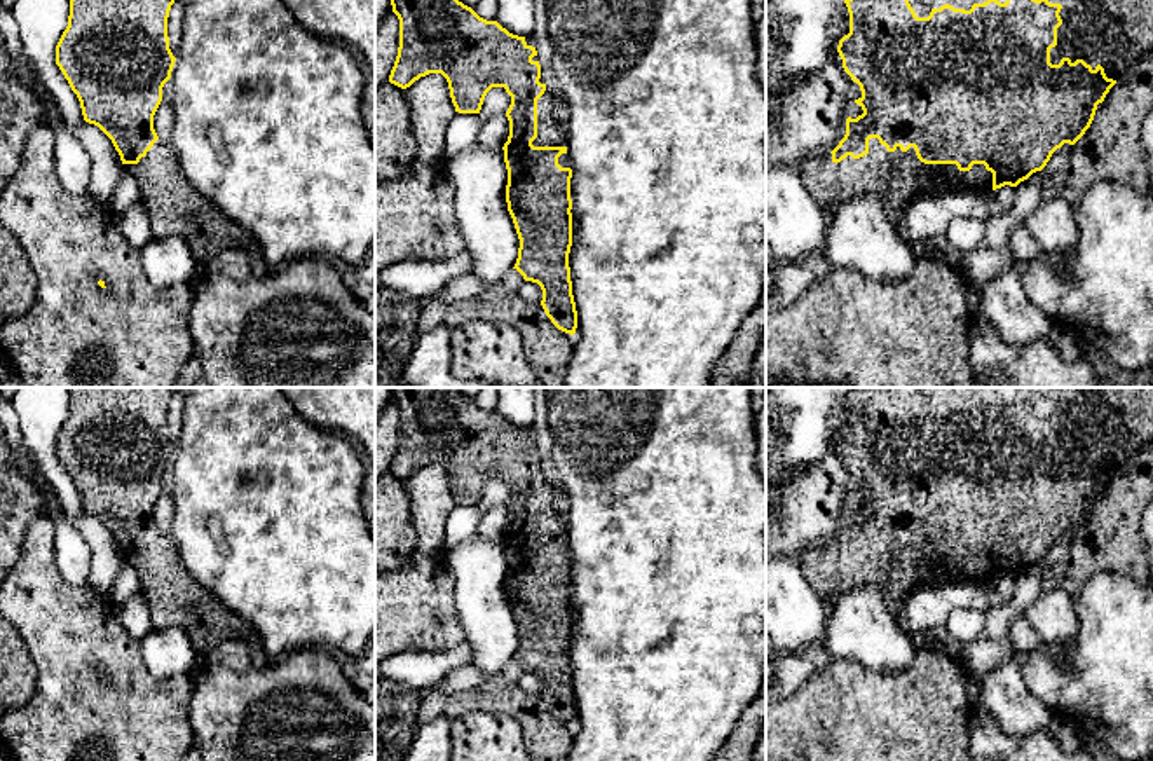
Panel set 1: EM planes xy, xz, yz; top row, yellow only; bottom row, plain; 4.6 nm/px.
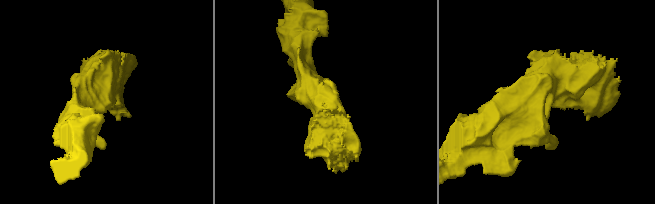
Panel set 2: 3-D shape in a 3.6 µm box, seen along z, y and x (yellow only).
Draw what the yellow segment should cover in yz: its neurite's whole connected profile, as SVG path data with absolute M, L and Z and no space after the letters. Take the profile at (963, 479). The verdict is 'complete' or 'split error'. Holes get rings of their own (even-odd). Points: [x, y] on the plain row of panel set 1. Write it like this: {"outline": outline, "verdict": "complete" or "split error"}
{"outline": "M849 387L844 394L849 403L849 424L839 431L837 443L844 463L860 476L862 487L855 494L863 504L846 510L846 525L839 536L823 548L806 552L801 557L801 569L825 606L849 590L877 585L893 616L919 588L966 581L984 586L1005 576L1017 578L1041 562L1057 539L1064 534L1075 536L1085 525L1109 480L1153 442L1153 387Z", "verdict": "split error"}

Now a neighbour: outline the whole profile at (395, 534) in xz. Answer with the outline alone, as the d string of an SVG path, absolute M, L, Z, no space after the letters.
M385 473L375 482L375 569L396 571L415 548L417 532L410 517L405 480Z

